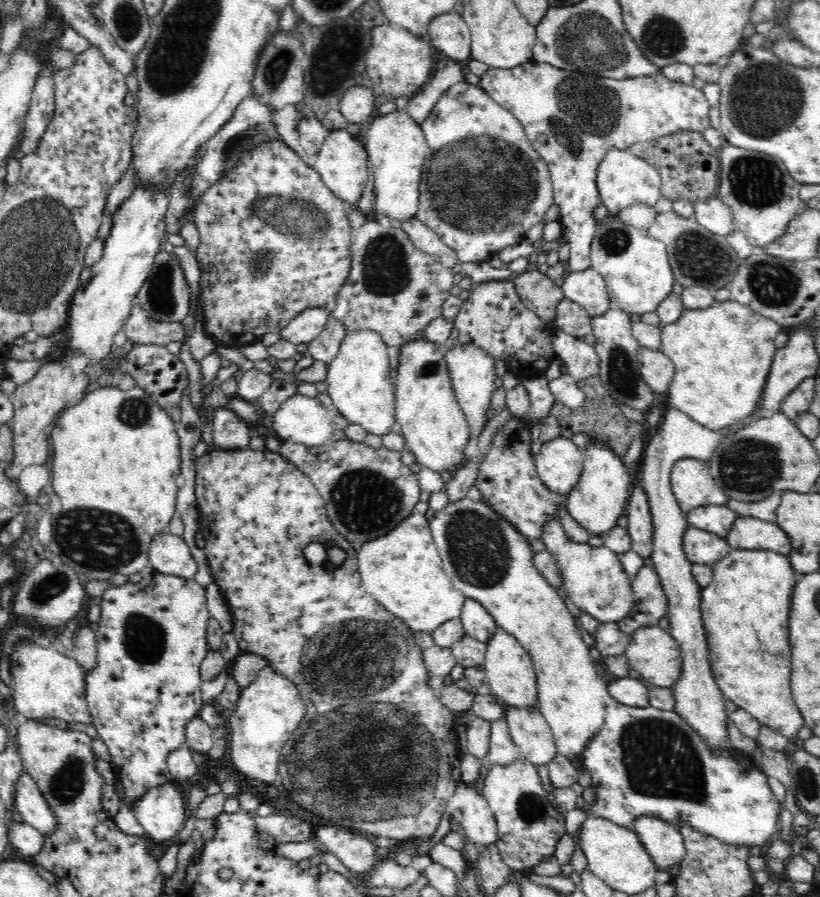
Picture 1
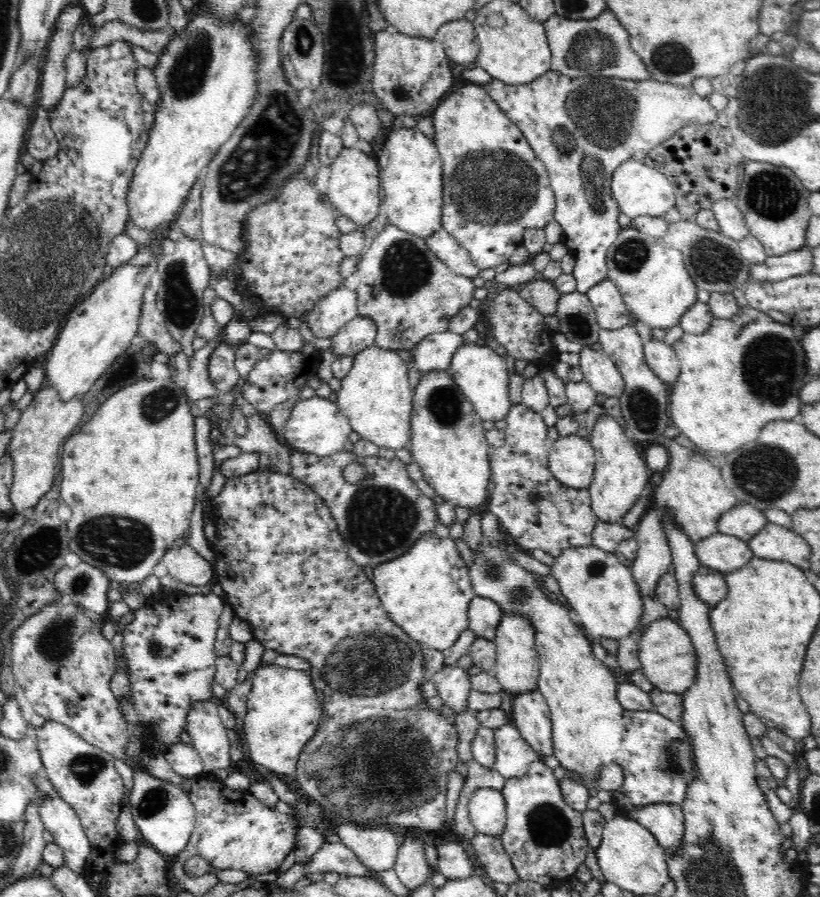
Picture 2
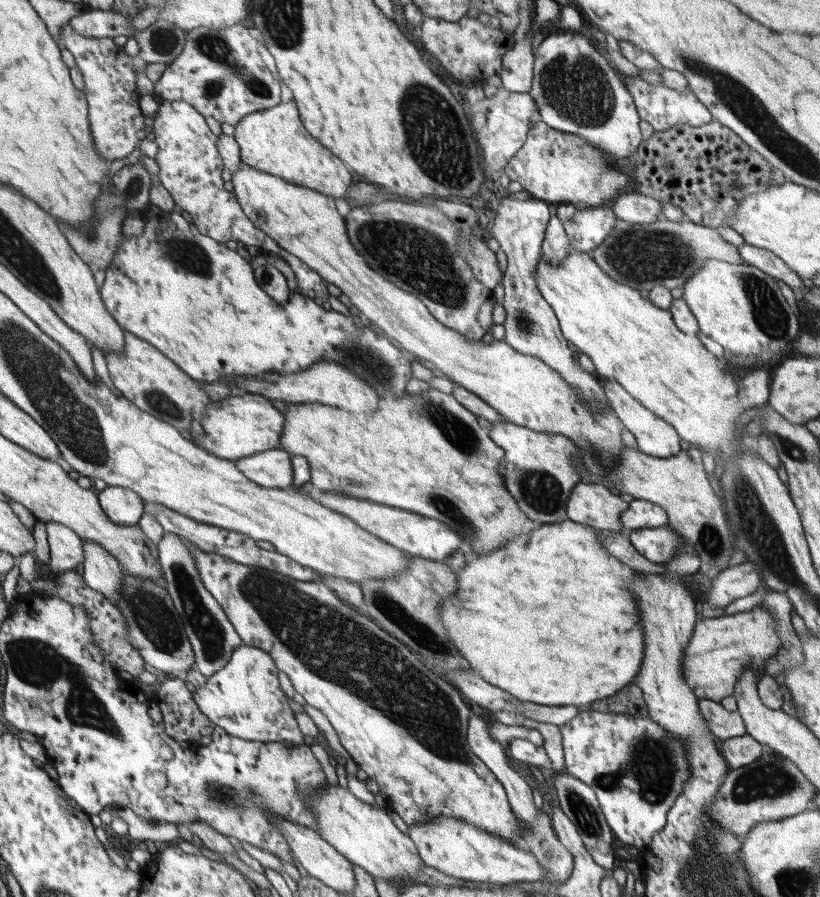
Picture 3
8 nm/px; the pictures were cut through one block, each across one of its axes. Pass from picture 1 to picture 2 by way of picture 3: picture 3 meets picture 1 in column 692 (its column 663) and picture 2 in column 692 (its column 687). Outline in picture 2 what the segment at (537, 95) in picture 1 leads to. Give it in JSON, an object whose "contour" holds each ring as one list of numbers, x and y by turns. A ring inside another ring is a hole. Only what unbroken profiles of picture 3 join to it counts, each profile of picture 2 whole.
{"contour":[[556,70,546,72,540,80,524,86,508,86,500,80,492,80,490,84,482,86,492,100,500,106,500,110,520,128,524,138,528,140,530,148,538,156,538,160,544,162,554,194,556,194,556,212,554,220,562,226,564,238,562,242,570,248,570,254,576,260,576,280,578,280,578,292,586,294,588,300,592,302,596,310,596,318,602,326,602,330,620,330,632,326,630,310,614,282,608,278,608,250,612,244,616,244,618,234,624,230,618,222,620,206,614,198,612,192,612,172,622,164,622,160,616,160,616,146,624,144,626,138,628,142,622,148,632,148,634,152,648,152,658,144,664,144,664,140,672,138,680,128,686,126,704,126,704,124,714,124,718,120,718,112,714,106,698,96,694,88,684,88,684,86,674,86,674,84,664,84,658,80,644,80,644,122,634,122,634,110,636,110,636,100,632,96,632,90,640,90,638,82,628,82,628,80,618,80,618,78,568,78]]}

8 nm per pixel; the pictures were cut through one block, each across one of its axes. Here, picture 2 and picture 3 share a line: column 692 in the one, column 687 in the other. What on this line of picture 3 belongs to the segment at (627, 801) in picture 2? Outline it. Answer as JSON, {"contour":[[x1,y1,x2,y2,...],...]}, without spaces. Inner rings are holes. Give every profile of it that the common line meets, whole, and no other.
{"contour":[[581,708,581,714,577,714,573,720,569,720,569,724,559,728,561,728,563,756,565,756,563,772,575,776,595,792,601,812,613,836,619,842,629,844,637,850,647,848,651,844,651,838,665,828,667,812,677,800,677,796,681,796,683,784,691,776,685,742,663,730,651,718,639,718,629,714,605,714,587,708]]}

